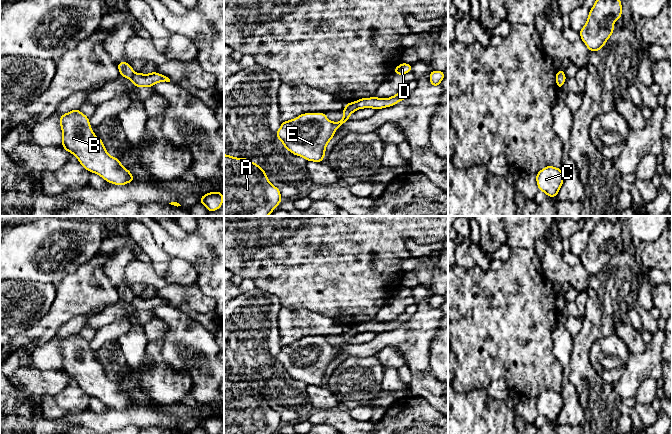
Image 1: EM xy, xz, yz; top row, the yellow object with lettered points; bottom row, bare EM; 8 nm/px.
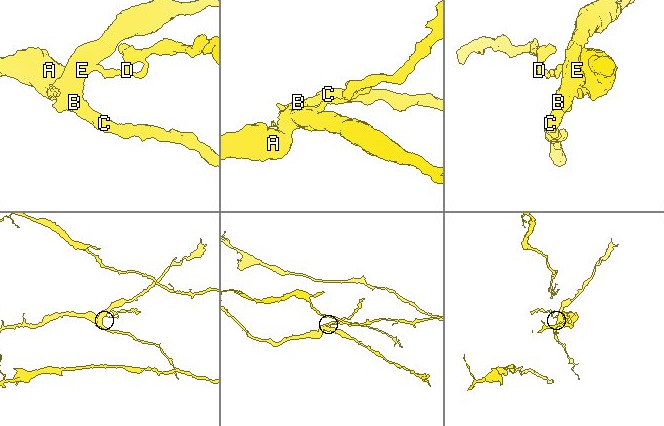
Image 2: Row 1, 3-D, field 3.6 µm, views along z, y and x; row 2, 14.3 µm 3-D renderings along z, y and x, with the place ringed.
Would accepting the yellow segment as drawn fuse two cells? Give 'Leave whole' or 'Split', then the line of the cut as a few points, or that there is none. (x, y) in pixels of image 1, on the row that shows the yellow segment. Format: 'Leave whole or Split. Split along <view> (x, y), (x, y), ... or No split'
Split. Split along xz (354, 102), (357, 108)

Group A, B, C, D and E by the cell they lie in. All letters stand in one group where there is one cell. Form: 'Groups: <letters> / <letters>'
Groups: A B C E / D

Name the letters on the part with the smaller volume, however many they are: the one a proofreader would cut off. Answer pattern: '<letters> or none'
D

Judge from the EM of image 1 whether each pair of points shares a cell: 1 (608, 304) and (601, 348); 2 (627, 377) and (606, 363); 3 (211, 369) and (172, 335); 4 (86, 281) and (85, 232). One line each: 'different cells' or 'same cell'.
1: different cells
2: different cells
3: same cell
4: different cells

